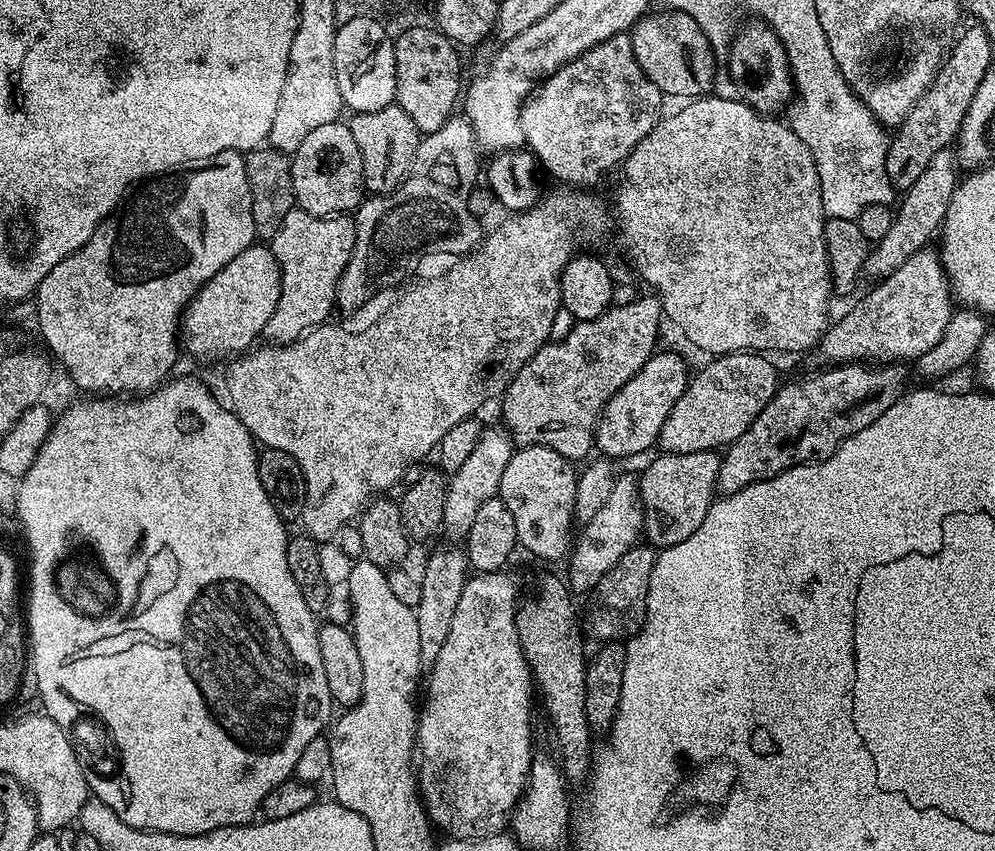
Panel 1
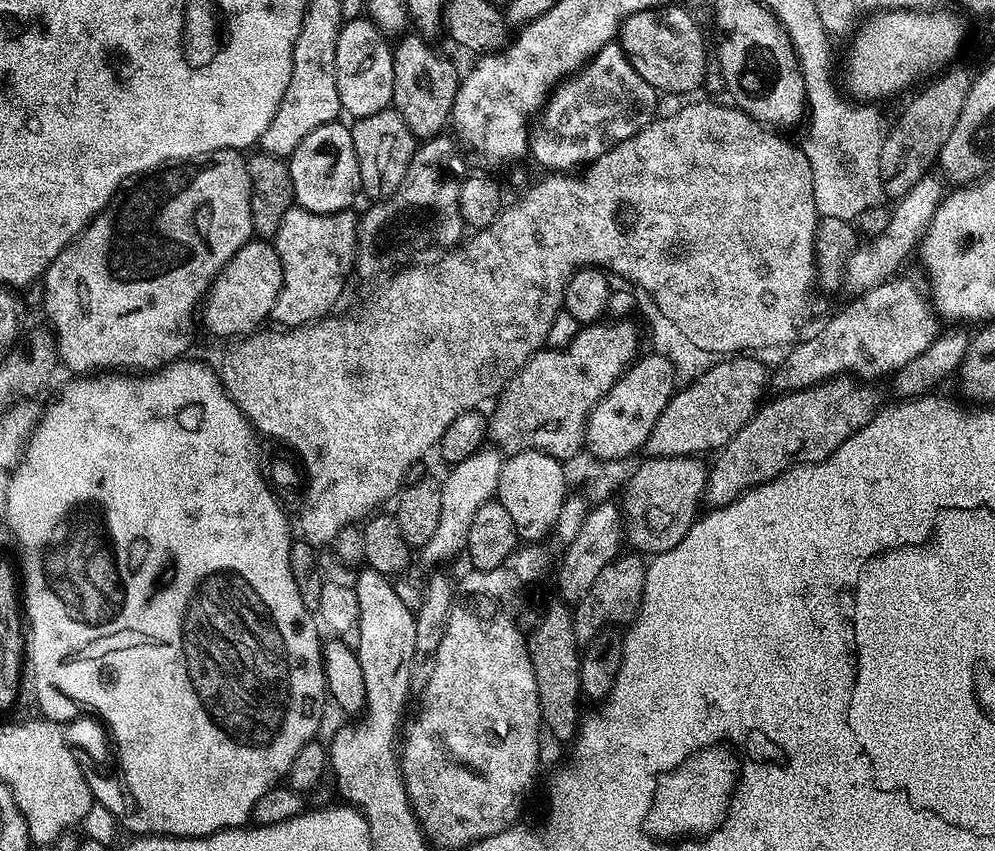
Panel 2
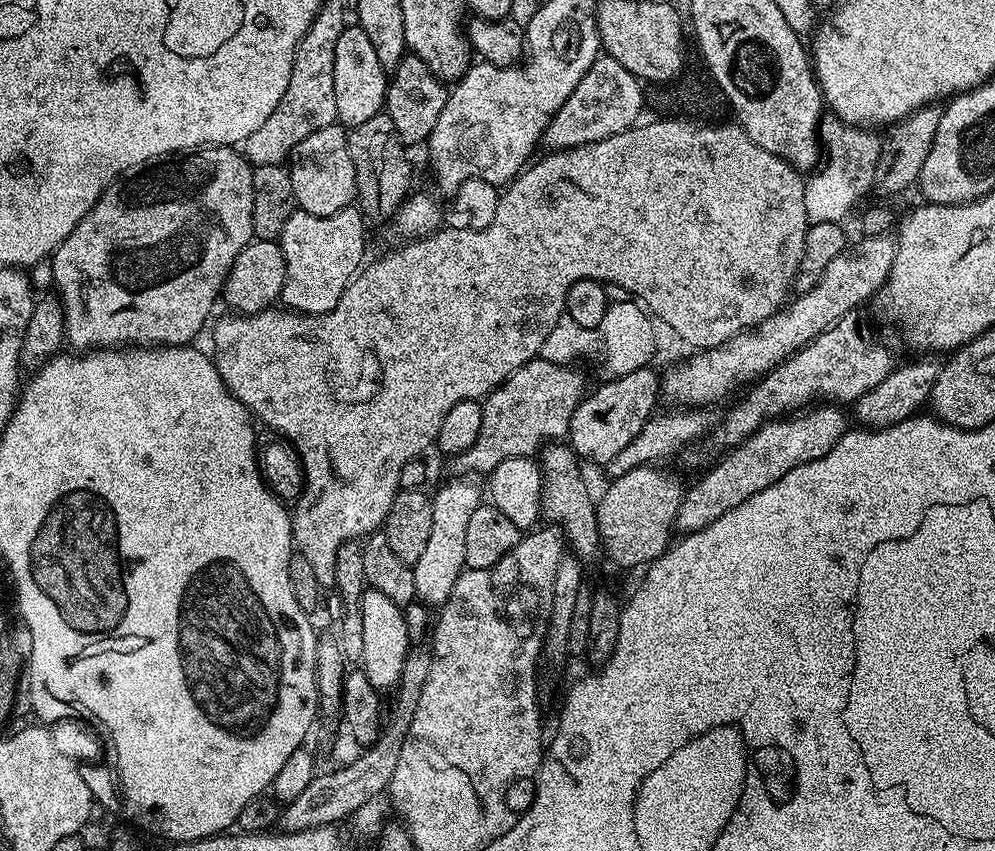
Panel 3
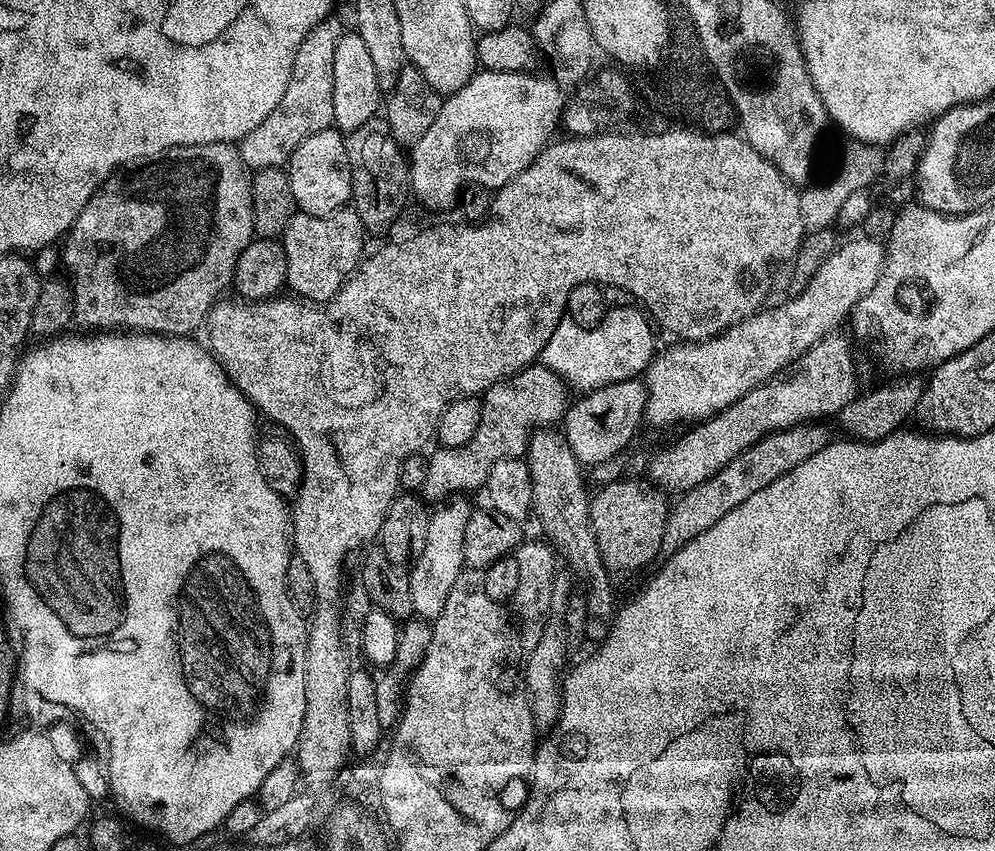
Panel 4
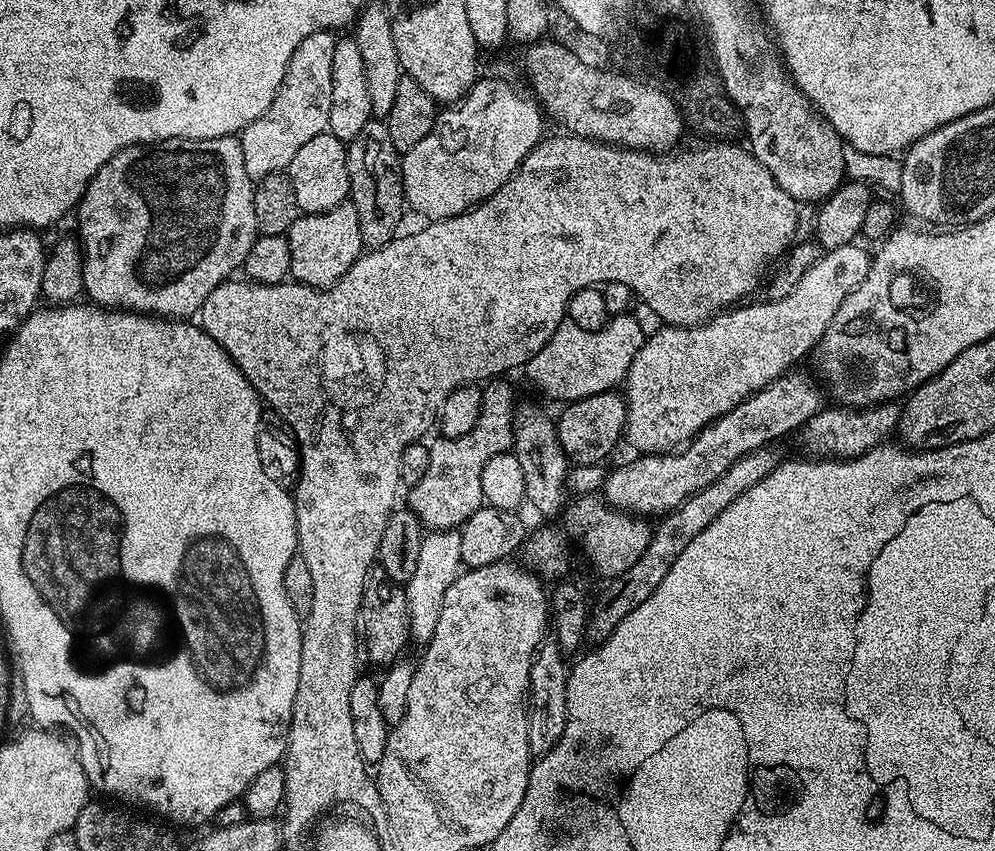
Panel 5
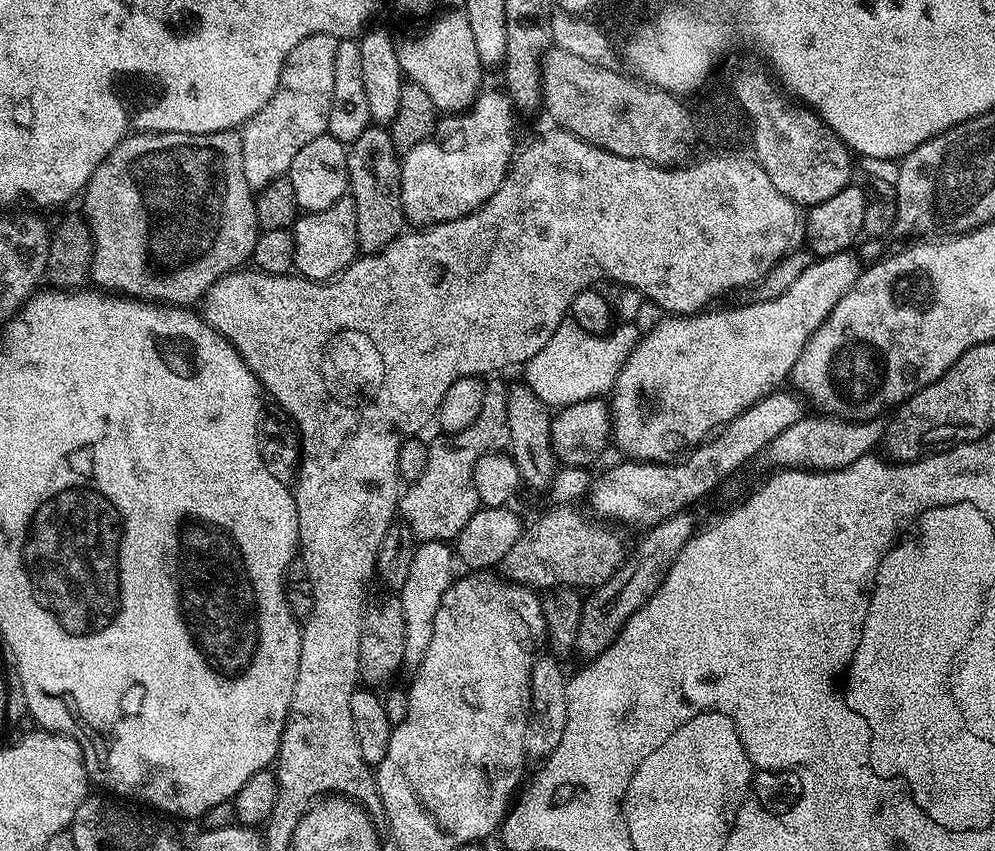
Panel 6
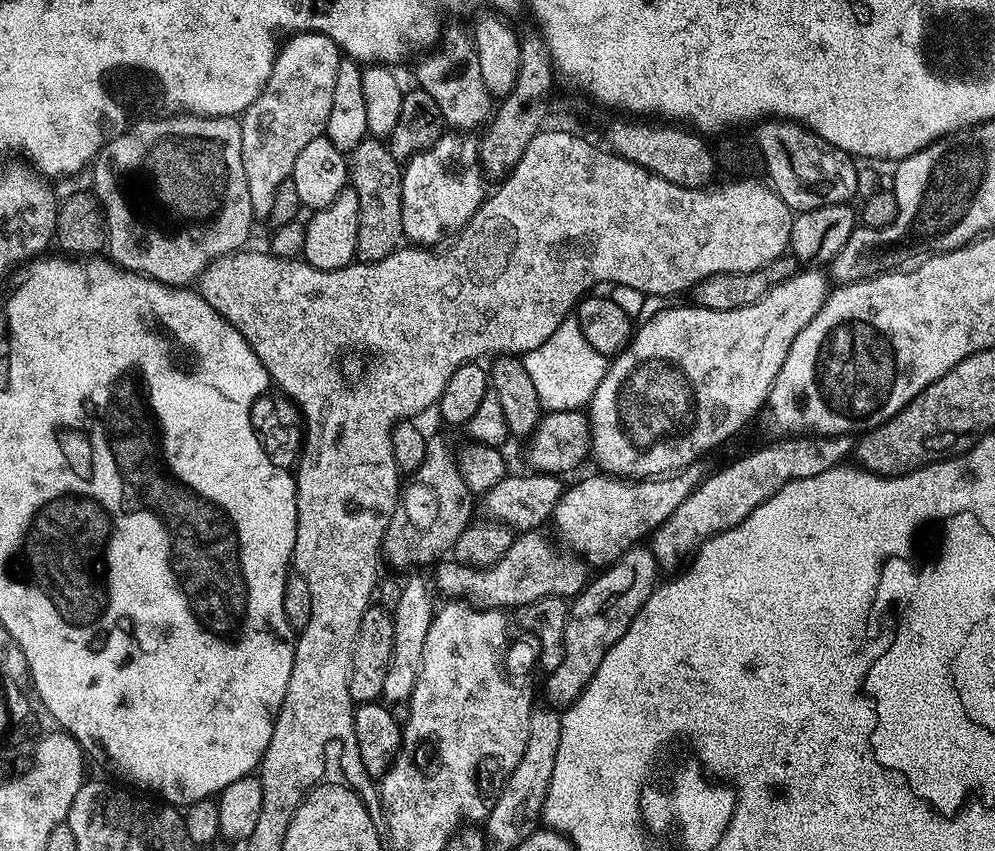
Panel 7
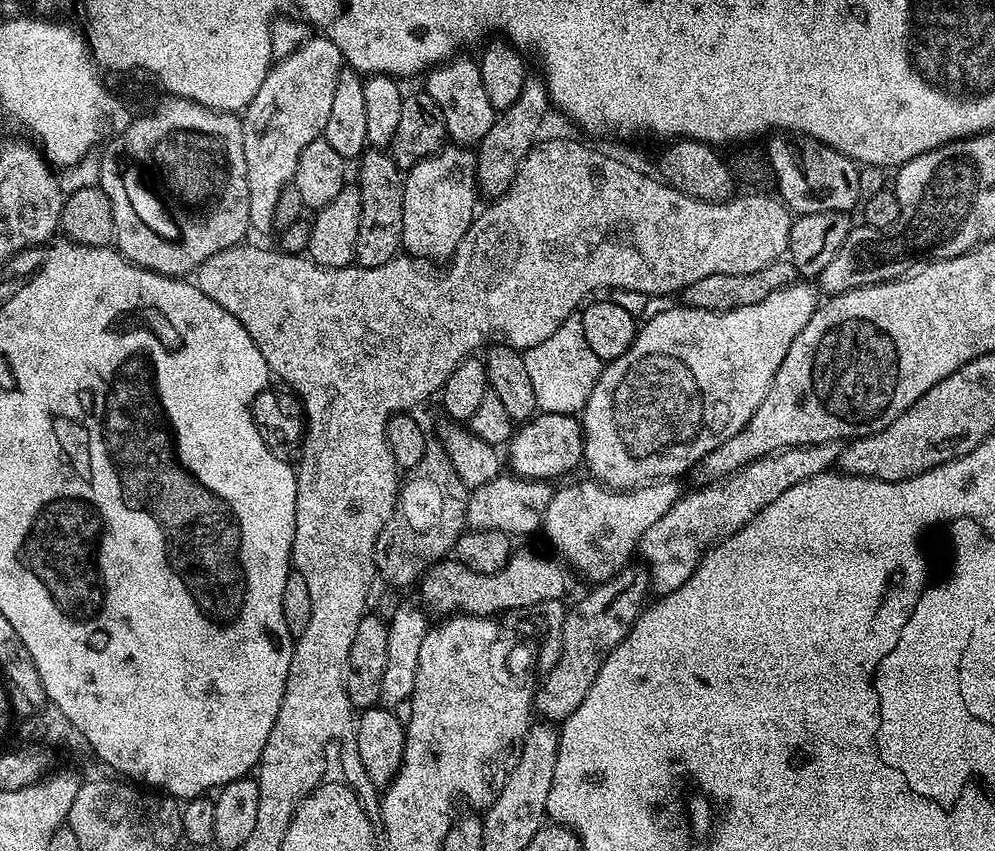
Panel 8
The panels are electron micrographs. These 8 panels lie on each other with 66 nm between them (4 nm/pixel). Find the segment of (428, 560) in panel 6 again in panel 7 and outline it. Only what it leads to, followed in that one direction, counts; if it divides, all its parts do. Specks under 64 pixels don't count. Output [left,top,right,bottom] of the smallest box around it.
[383,576,434,702]

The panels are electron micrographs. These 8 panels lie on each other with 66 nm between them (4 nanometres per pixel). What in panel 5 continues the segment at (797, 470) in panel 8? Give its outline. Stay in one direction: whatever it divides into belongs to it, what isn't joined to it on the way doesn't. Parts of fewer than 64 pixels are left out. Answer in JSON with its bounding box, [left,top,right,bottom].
[799,402,901,460]

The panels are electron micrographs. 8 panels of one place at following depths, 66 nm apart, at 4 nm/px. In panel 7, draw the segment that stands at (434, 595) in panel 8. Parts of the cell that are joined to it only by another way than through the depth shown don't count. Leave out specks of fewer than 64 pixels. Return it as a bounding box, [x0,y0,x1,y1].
[435,530,589,609]

